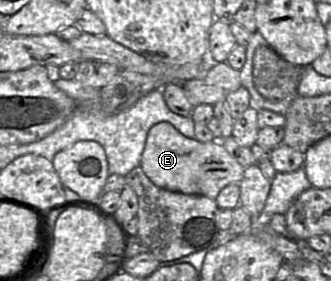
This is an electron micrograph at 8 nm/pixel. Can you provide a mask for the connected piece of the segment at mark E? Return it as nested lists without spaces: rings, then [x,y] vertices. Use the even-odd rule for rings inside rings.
[[[159,122],[148,131],[139,166],[160,188],[212,199],[215,199],[225,186],[239,183],[244,173],[244,167],[219,141],[200,142],[195,138],[188,138],[167,122]]]

